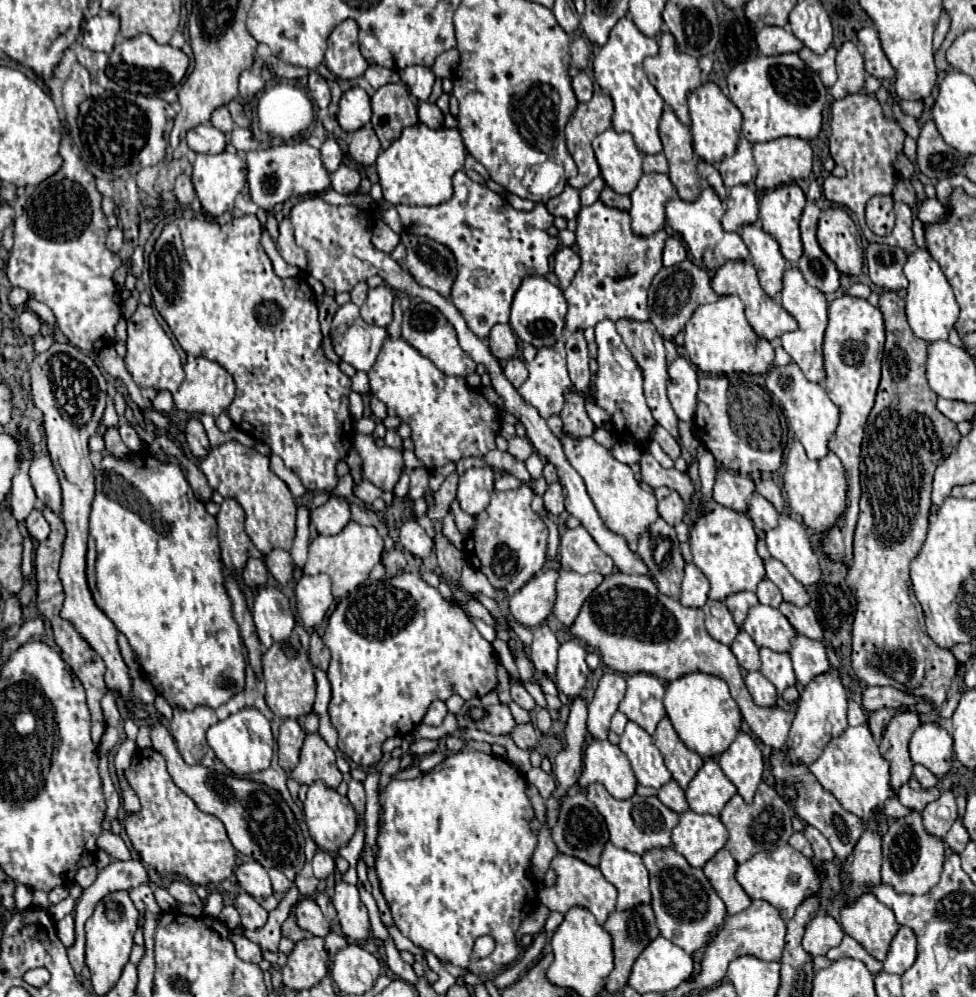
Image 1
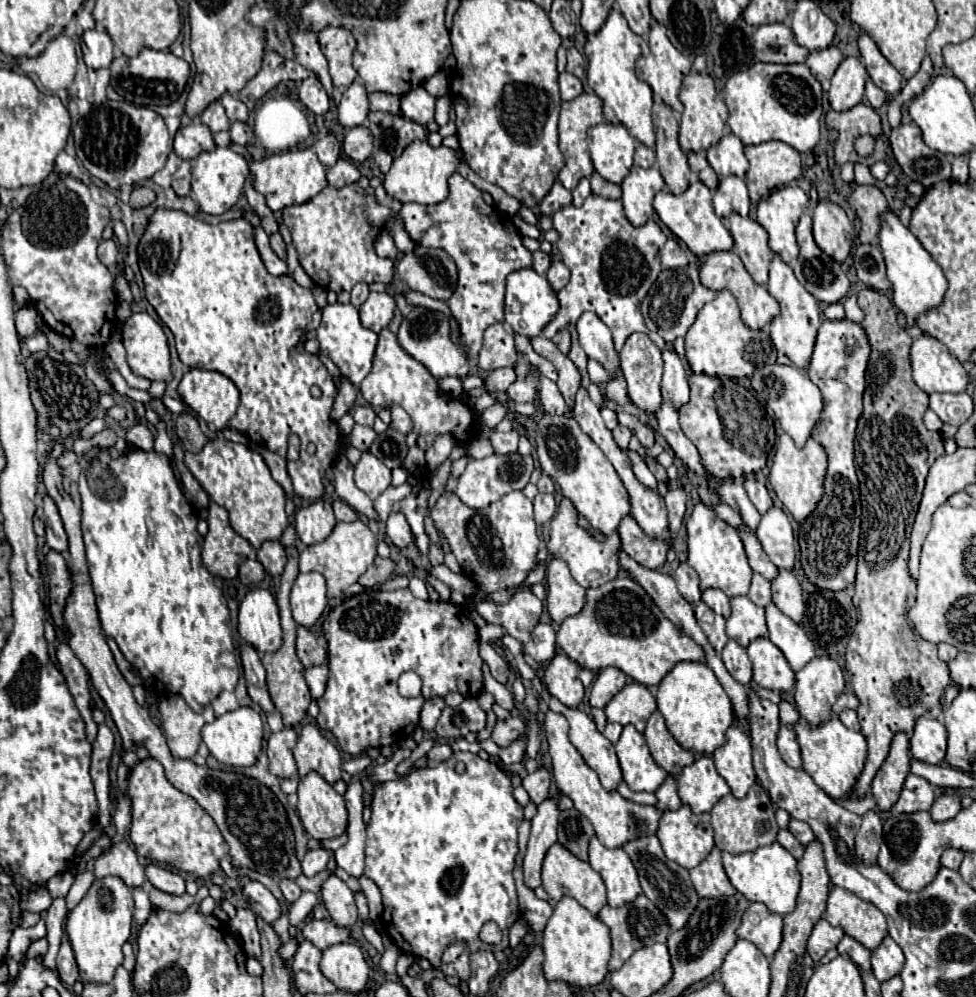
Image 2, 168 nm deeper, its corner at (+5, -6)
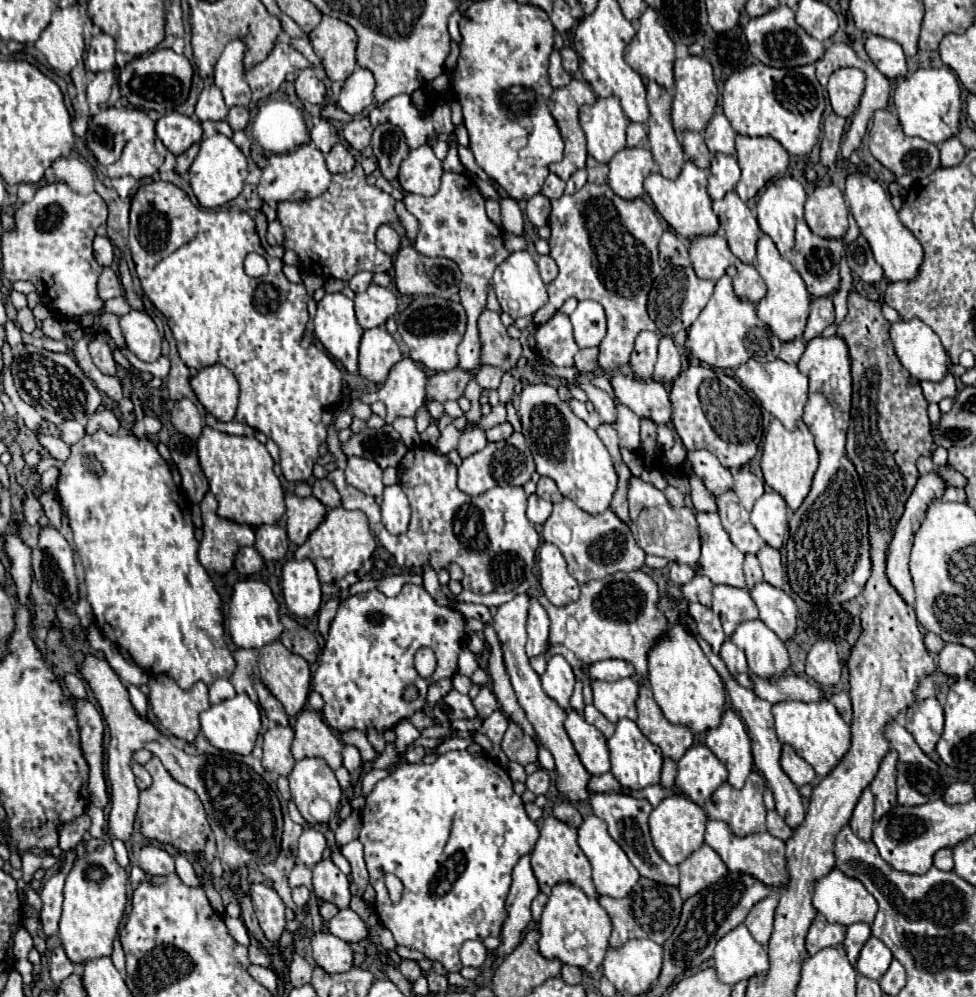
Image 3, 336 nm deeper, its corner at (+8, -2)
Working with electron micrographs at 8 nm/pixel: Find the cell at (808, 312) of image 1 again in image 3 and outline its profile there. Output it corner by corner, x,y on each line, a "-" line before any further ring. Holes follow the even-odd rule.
764,233
760,235
758,247
756,247
756,269
768,287
766,297
758,303
758,317
770,325
770,329
780,337
780,341
792,341
792,339
802,337
806,319
808,319
810,295
806,291
806,285
804,285
800,273
792,267
790,261
786,261
778,253
772,239

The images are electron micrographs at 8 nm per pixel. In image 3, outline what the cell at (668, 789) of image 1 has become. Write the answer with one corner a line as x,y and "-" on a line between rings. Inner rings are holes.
664,759
664,767
662,767
662,779
660,779
660,785
662,787
672,787
672,783
674,783
674,779
676,779
676,761
672,761
672,759

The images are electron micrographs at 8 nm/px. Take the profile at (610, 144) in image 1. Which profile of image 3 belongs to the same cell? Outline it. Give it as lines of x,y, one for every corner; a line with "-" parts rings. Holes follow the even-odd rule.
598,97
594,105
580,107
580,127
588,139
588,153
608,163
626,147
626,127
630,119
624,115
618,97

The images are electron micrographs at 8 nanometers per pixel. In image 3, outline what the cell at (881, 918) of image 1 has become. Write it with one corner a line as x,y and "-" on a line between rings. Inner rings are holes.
832,869
826,877
816,883
814,907
830,923
872,923
878,911
876,899
866,891
866,887
840,869

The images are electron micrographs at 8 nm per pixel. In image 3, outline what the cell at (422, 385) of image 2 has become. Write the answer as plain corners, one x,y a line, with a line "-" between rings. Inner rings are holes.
374,327
364,331
358,355
358,369
364,379
374,383
386,381
390,367
400,359
402,353
394,337
384,327

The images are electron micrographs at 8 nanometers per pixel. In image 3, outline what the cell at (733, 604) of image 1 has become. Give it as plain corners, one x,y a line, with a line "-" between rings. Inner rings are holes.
694,575
692,583
686,583
682,587
682,597
688,603
702,603
702,605
710,605
712,603
712,587
714,583
704,577
704,575

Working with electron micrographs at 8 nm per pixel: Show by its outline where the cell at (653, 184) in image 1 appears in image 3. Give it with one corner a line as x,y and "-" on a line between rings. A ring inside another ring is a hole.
624,147
610,159
608,167
608,185
612,187
612,191
624,199
636,199
644,195
642,183
650,175
654,159
650,149

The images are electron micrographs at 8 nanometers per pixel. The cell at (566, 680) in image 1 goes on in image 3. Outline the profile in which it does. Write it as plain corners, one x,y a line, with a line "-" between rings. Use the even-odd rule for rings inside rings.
554,655
542,675
542,687
550,699
554,699
562,709
570,707
570,697
574,691
574,673
570,663
562,655

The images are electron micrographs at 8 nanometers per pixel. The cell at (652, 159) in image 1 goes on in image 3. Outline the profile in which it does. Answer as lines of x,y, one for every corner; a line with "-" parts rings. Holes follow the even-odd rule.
630,123
626,129
626,141
628,147
648,147
646,127
642,123

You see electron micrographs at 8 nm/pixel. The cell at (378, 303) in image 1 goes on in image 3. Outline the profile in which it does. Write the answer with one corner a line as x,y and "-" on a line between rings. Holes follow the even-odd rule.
370,285
364,293
354,297
356,319
362,329
380,327
396,313
396,295
380,285

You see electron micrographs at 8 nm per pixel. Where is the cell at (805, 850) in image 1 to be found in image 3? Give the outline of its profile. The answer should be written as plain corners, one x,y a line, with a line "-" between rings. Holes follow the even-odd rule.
770,809
766,815
766,823
768,823
768,833
772,833
774,837
786,841
792,835
792,829
784,823
784,819
780,819
776,809

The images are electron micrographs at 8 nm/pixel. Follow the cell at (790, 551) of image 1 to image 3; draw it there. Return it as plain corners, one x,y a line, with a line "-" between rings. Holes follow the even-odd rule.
766,489
752,507
752,525
770,547
780,549
784,535
788,533
788,505
784,497

